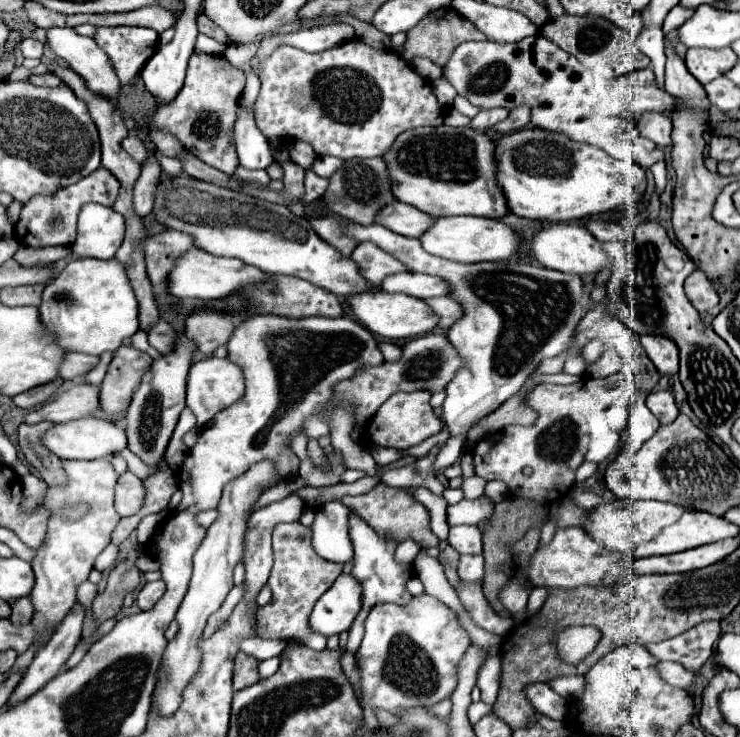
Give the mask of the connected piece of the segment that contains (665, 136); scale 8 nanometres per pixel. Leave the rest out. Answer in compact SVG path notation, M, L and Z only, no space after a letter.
M647 112L639 118L637 128L639 128L643 138L649 138L657 146L661 146L661 148L671 146L671 128L673 128L673 124L671 124L669 116Z

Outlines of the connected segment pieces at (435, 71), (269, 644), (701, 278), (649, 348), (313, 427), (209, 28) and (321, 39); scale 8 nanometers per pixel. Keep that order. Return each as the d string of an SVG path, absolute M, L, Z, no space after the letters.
M415 58L415 62L411 62L411 64L413 64L415 72L421 74L423 78L427 78L429 82L441 78L441 74L443 74L441 66L437 66L437 64L433 64L431 60L425 60L425 58Z
M254 636L239 641L240 650L263 661L281 654L286 648L287 641L265 640Z
M695 270L685 280L685 294L697 312L709 312L713 306L719 304L717 290L701 270Z
M643 334L641 344L643 344L647 356L657 366L659 374L675 374L679 370L679 348L671 338Z
M309 418L309 422L305 422L303 426L303 432L309 436L309 438L321 438L321 436L327 436L329 434L329 428L325 426L323 418Z
M199 14L199 18L197 18L197 26L199 26L199 32L201 32L201 34L205 34L205 36L209 36L209 38L221 42L221 44L231 44L229 36L227 36L215 22L211 22L205 14Z
M327 24L321 28L299 30L295 34L287 34L287 42L295 42L295 48L305 52L321 52L325 48L333 48L341 42L347 42L355 36L349 24Z

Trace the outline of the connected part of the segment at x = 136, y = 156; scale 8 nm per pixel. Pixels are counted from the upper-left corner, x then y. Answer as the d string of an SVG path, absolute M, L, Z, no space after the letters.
M129 136L129 138L125 138L123 148L125 148L125 152L127 152L133 160L137 160L139 164L145 162L145 154L147 154L147 150L145 150L145 144L143 144L137 136Z

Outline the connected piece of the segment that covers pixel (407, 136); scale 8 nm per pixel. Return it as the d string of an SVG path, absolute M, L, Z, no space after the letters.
M437 126L437 128L415 128L407 130L397 138L393 150L383 156L389 162L389 174L393 174L393 182L397 182L397 200L417 206L427 214L453 216L453 212L469 212L471 216L485 216L485 218L503 218L509 212L507 198L503 190L497 186L497 160L495 160L495 142L473 128L451 128L451 126Z

